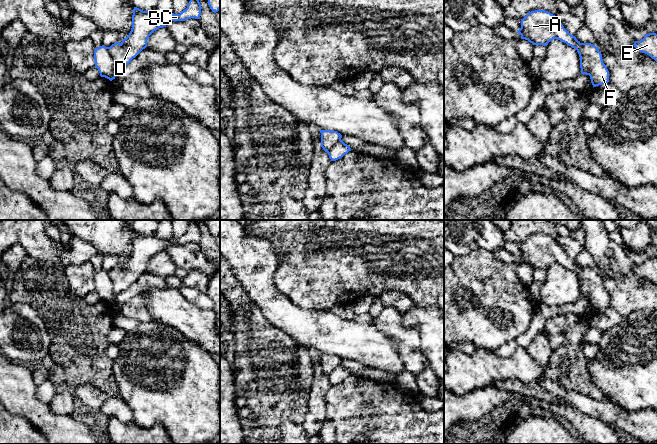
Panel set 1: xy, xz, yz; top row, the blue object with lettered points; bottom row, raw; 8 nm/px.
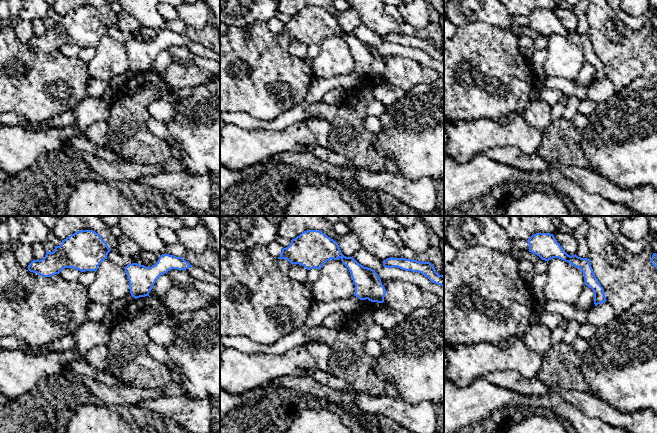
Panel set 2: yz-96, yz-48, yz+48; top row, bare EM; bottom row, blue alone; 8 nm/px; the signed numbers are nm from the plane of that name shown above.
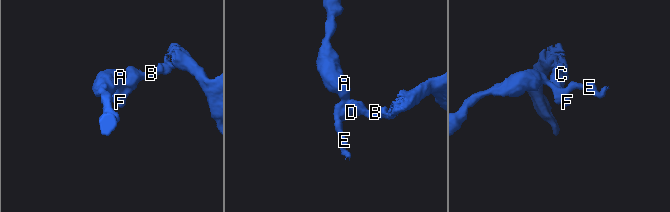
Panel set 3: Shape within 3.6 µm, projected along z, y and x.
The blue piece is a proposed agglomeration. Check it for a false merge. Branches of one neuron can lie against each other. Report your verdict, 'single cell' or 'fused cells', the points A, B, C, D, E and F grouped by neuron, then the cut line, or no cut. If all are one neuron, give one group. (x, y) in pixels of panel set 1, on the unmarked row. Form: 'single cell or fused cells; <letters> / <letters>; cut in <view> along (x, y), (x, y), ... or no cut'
fused cells; A E / B C D F; cut in yz along (580, 267), (580, 275), (588, 283), (589, 299)

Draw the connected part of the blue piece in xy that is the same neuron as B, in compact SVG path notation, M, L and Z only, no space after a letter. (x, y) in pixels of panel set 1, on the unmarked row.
M190 220L187 232L180 238L161 240L154 235L143 235L137 231L133 233L132 252L129 259L121 267L116 266L108 271L114 286L114 298L110 305L115 303L117 295L128 289L143 273L147 271L149 260L159 252L166 251L170 245L185 245L200 243L201 228L196 221Z

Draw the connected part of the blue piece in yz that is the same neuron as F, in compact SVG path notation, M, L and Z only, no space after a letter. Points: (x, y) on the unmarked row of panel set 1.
M581 267L580 276L589 283L590 303L593 311L609 306L609 295L603 287L602 278L591 267Z

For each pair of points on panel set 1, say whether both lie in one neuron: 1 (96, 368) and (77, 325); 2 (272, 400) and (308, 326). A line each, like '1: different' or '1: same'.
1: same
2: different

